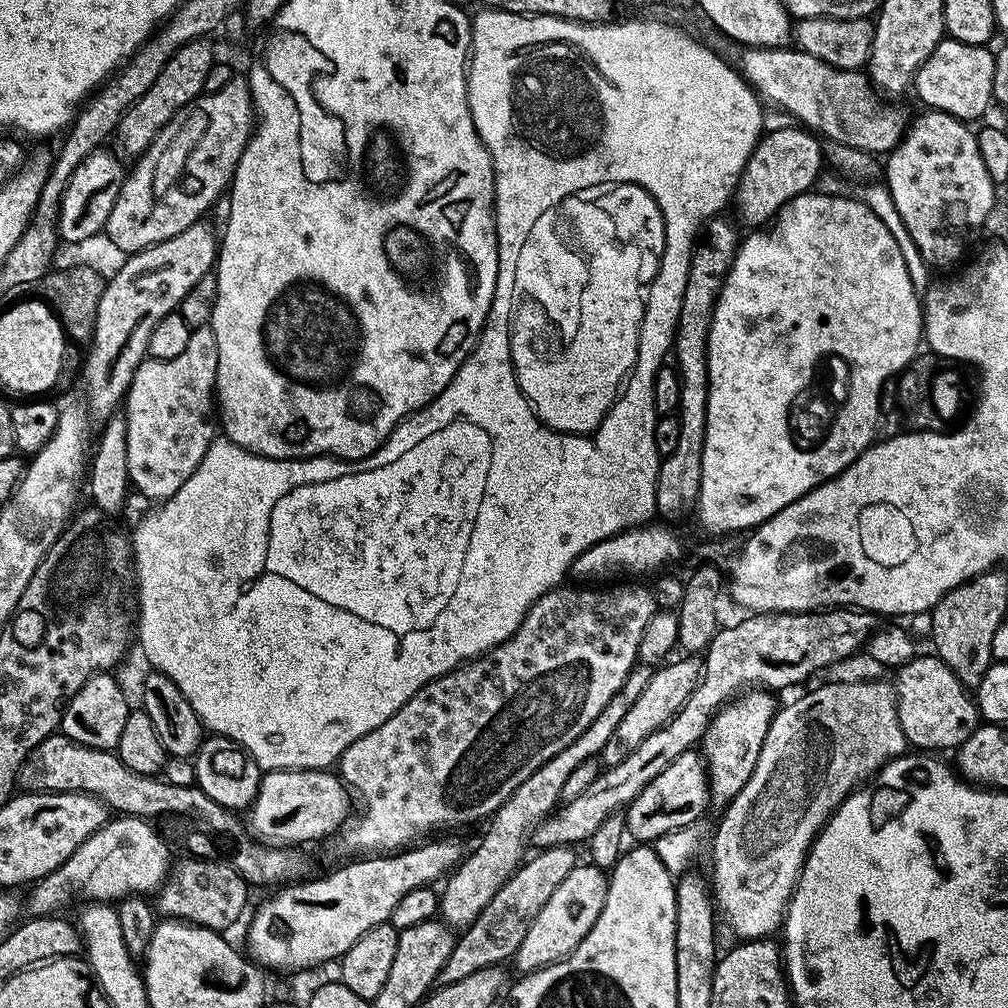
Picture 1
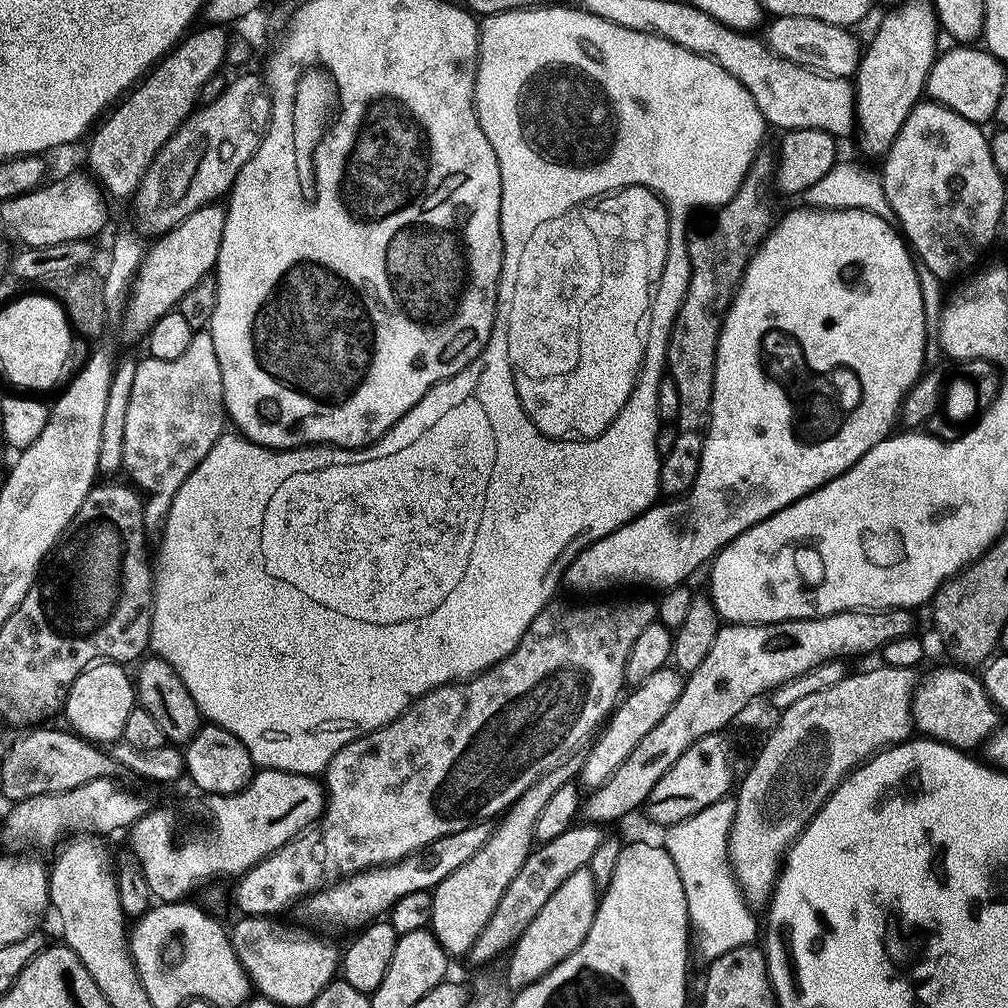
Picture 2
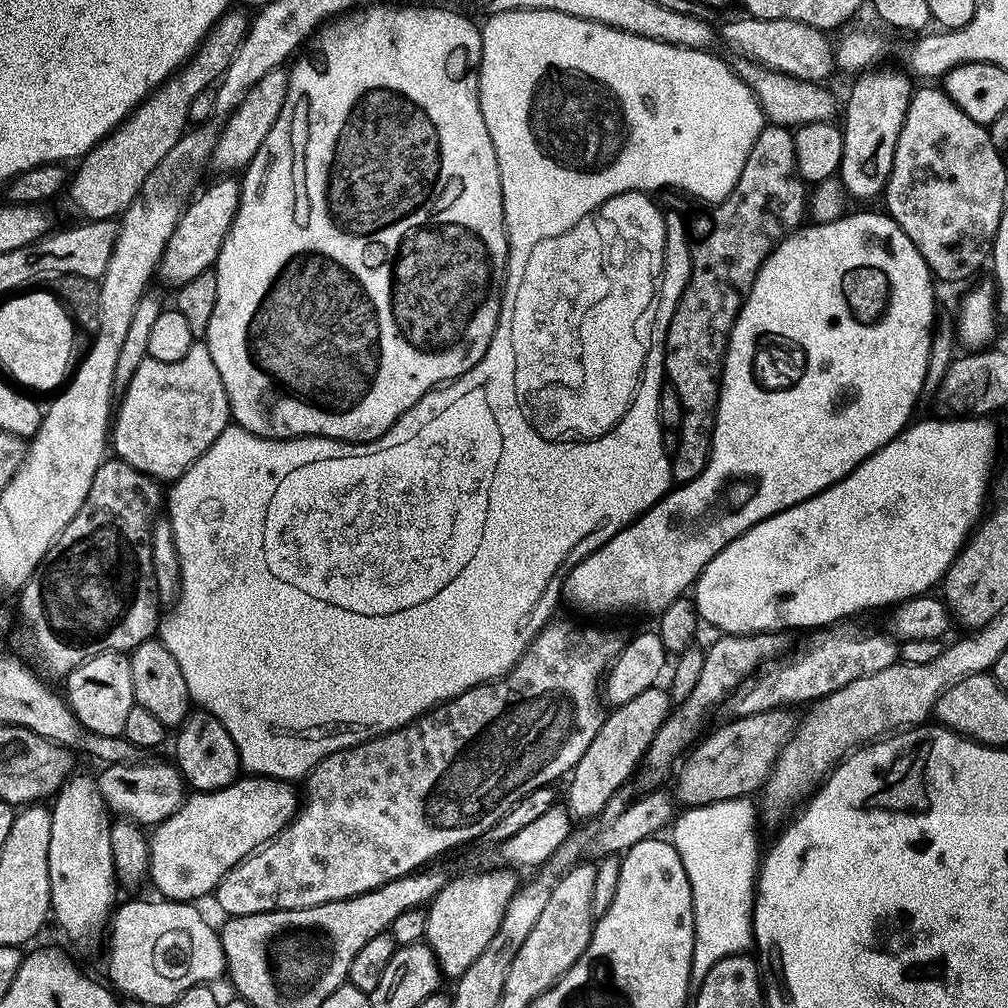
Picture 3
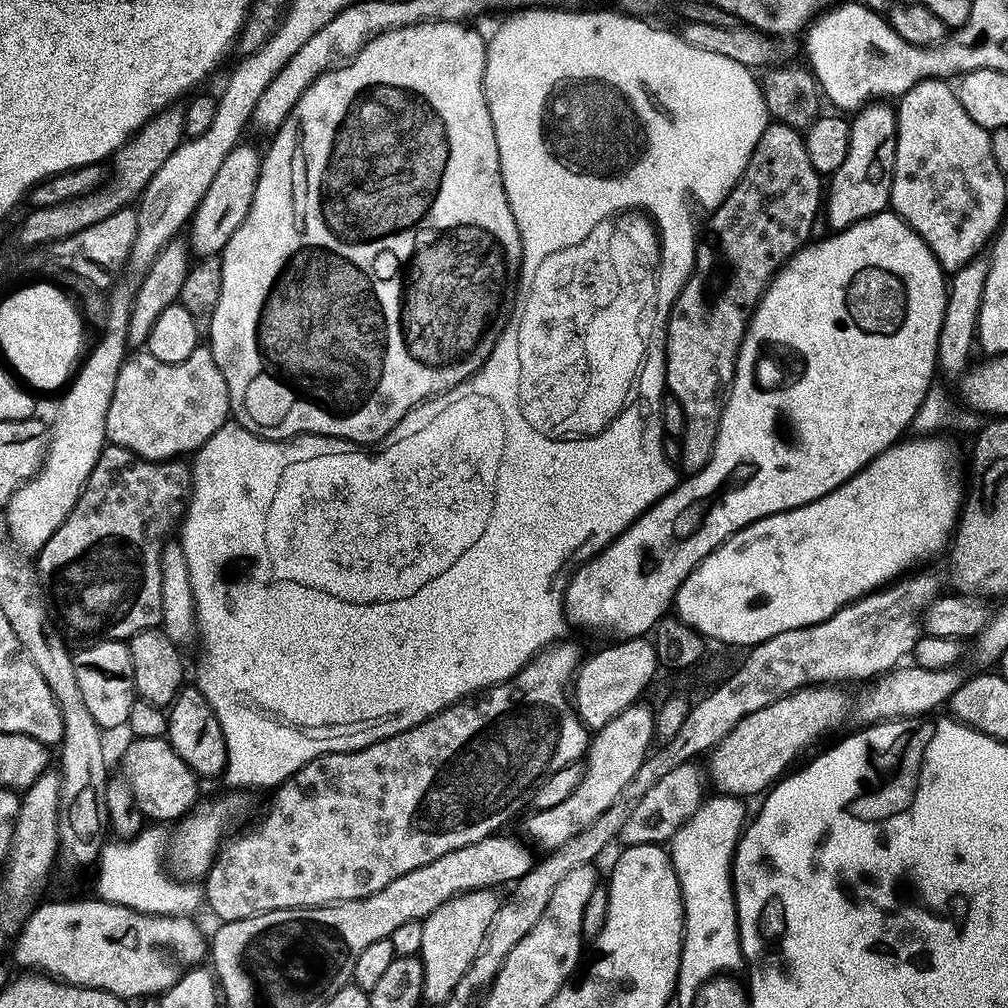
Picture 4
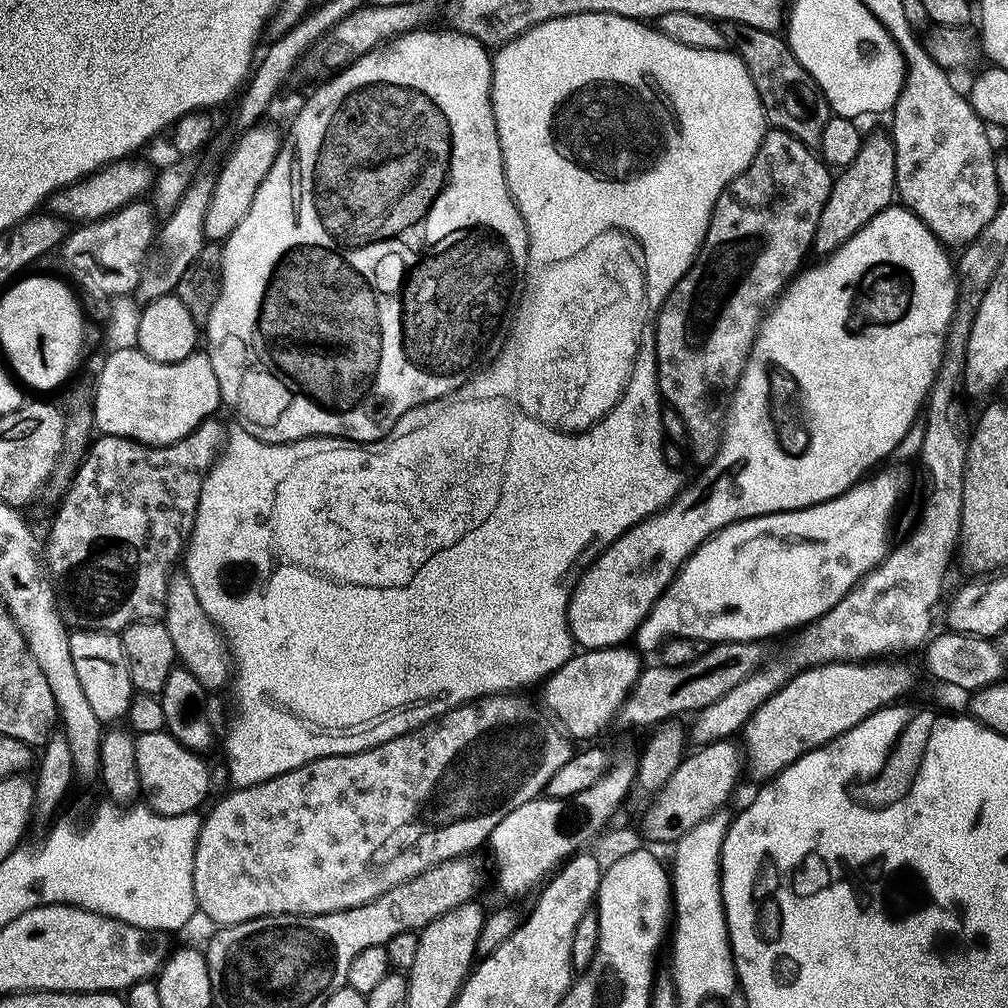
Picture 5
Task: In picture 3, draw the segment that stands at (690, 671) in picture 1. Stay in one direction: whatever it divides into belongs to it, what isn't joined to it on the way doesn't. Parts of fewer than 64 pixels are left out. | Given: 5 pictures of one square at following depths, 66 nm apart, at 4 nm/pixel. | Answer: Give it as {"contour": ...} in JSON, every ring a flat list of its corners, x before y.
{"contour":[[657,686,642,690,642,694,630,698,630,702,615,705,611,709,612,713,609,716,607,713,601,719,598,734,594,734,594,742,586,746,586,754,582,754,567,781,569,784,566,807,577,821,587,821,584,820,587,816,599,817,606,802,610,802,610,796,633,779,632,771,635,768,637,771,638,765,648,753,650,742,654,742,654,734,658,734,662,722,673,708,667,691]]}

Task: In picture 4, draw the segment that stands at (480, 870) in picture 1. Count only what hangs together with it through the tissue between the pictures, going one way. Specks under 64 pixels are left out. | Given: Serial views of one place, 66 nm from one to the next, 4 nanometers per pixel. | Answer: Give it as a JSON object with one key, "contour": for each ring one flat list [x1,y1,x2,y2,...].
{"contour":[[487,888,463,892,442,902,434,914,422,921,422,950,418,959,424,978,423,999,427,1003,429,1000,436,1006,443,1006,450,994,454,994,454,986,462,982,462,974,470,970,470,962,474,962,500,905,496,895,495,891]]}

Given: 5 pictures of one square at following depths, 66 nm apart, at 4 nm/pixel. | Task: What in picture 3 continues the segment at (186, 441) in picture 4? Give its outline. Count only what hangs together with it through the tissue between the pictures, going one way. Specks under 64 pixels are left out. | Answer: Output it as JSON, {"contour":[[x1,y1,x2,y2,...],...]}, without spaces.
{"contour":[[193,343,192,349,178,362,158,362,151,358,142,362,130,378,130,386,119,397,118,407,114,412,114,423,110,428,110,448,119,459,125,460,134,470,151,476,157,482,175,482,180,475,196,461,199,456,222,434,230,423,228,395,226,386,222,386,222,374,210,358,207,343]]}

